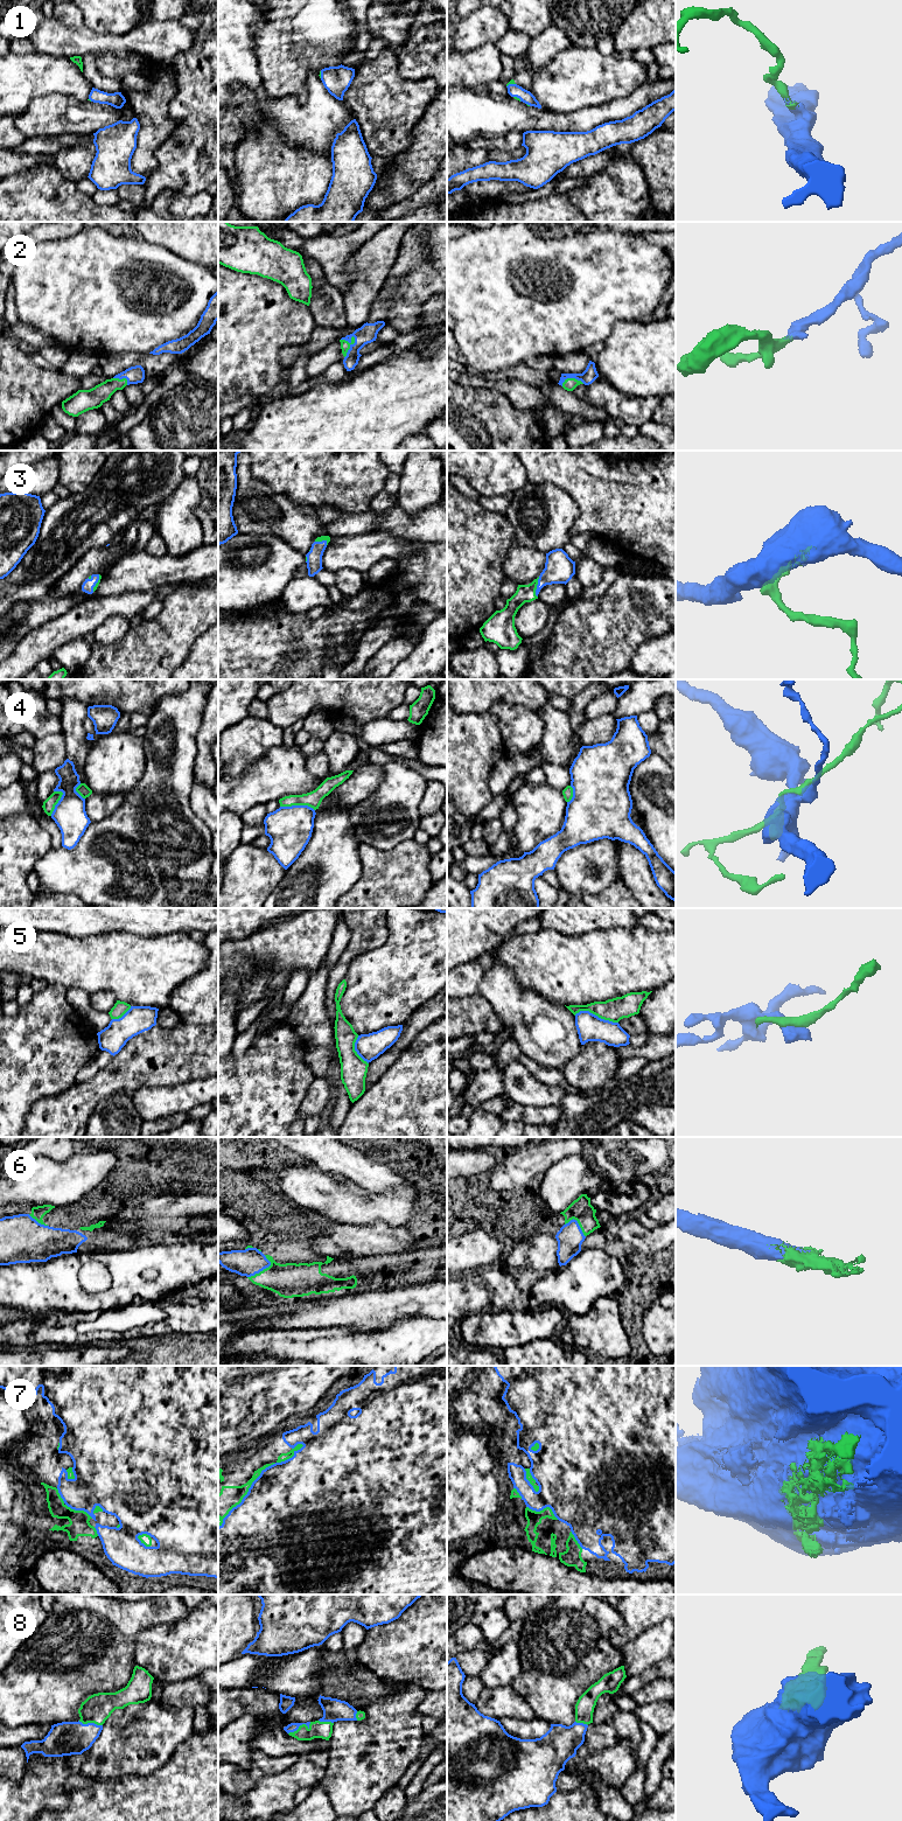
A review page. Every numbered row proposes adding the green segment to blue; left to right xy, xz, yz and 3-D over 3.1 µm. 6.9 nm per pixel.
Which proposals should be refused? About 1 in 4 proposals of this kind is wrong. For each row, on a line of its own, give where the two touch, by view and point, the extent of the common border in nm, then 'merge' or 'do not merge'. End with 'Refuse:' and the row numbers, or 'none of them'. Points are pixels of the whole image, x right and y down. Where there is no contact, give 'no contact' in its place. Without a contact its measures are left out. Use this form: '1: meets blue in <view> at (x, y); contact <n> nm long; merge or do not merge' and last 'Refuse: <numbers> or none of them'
1: meets blue in yz at (510, 84); contact 70 nm long; merge
2: meets blue in xz at (350, 347); contact 170 nm long; merge
3: meets blue in yz at (537, 587); contact 140 nm long; merge
4: meets blue in xz at (298, 806); contact 240 nm long; do not merge
5: meets blue in yz at (596, 1016); contact 300 nm long; do not merge
6: meets blue in xz at (263, 1269); contact 200 nm long; merge
7: meets blue in xz at (257, 1478); contact 800 nm long; merge
8: meets blue in xz at (299, 1725); contact 180 nm long; merge
Refuse: 4, 5

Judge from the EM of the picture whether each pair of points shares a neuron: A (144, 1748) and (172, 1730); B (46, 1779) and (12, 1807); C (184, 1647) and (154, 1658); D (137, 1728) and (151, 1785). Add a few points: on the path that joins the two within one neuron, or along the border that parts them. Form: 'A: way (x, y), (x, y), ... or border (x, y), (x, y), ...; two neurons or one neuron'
A: way (151, 1741), (161, 1730), (165, 1730); one neuron
B: way (37, 1787), (26, 1799), (20, 1801); one neuron
C: way (177, 1651), (161, 1652); one neuron
D: border (170, 1757), (147, 1774), (121, 1777); two neurons

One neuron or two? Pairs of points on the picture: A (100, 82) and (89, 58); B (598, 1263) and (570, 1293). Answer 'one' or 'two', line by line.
A: one
B: one

